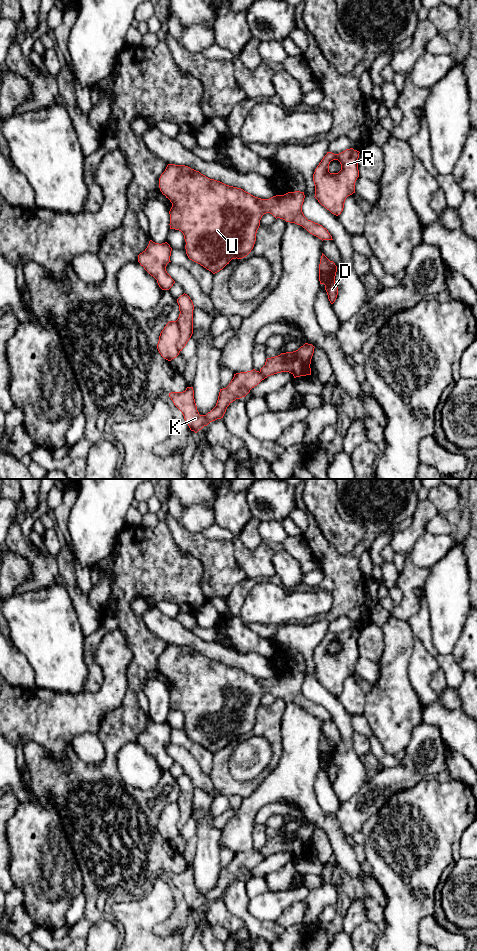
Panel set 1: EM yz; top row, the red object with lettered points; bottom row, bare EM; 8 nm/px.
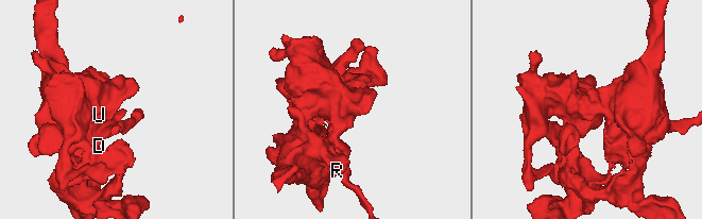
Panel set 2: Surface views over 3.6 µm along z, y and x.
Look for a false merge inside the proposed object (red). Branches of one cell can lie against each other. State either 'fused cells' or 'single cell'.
fused cells

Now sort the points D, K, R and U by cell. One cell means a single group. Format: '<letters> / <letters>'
D K R / U

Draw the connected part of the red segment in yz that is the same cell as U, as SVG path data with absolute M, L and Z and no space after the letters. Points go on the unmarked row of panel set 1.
M168 644L161 654L159 668L172 683L169 691L170 709L183 713L188 738L213 754L222 750L232 739L242 739L251 732L260 700L266 693L272 694L276 699L300 705L322 721L333 720L326 708L304 696L304 672L288 672L261 679L241 668L210 659L188 646L175 644Z

